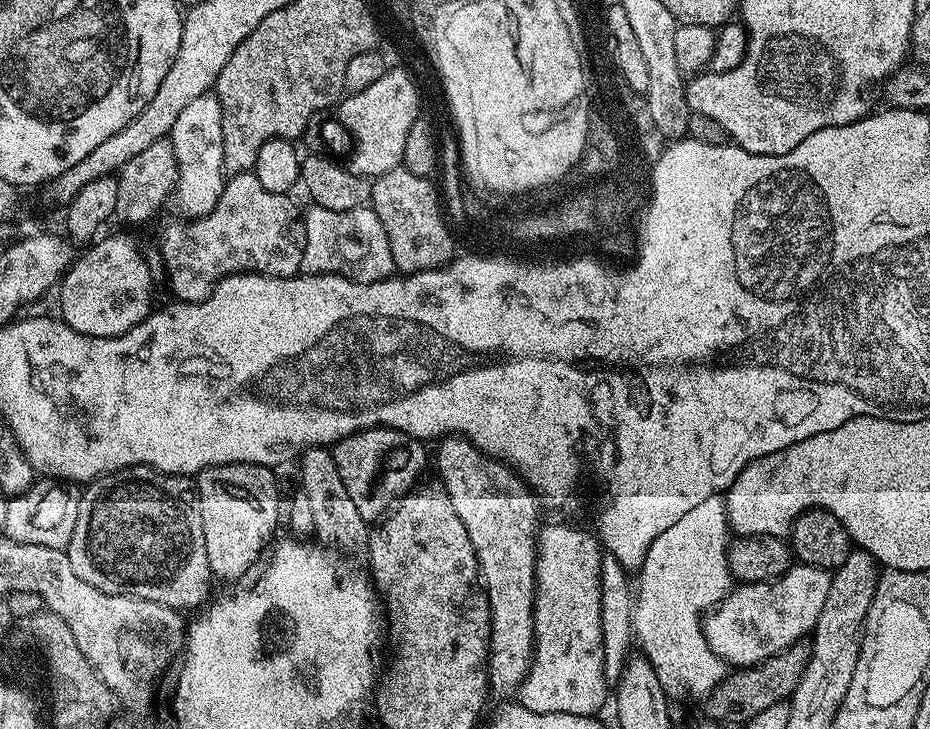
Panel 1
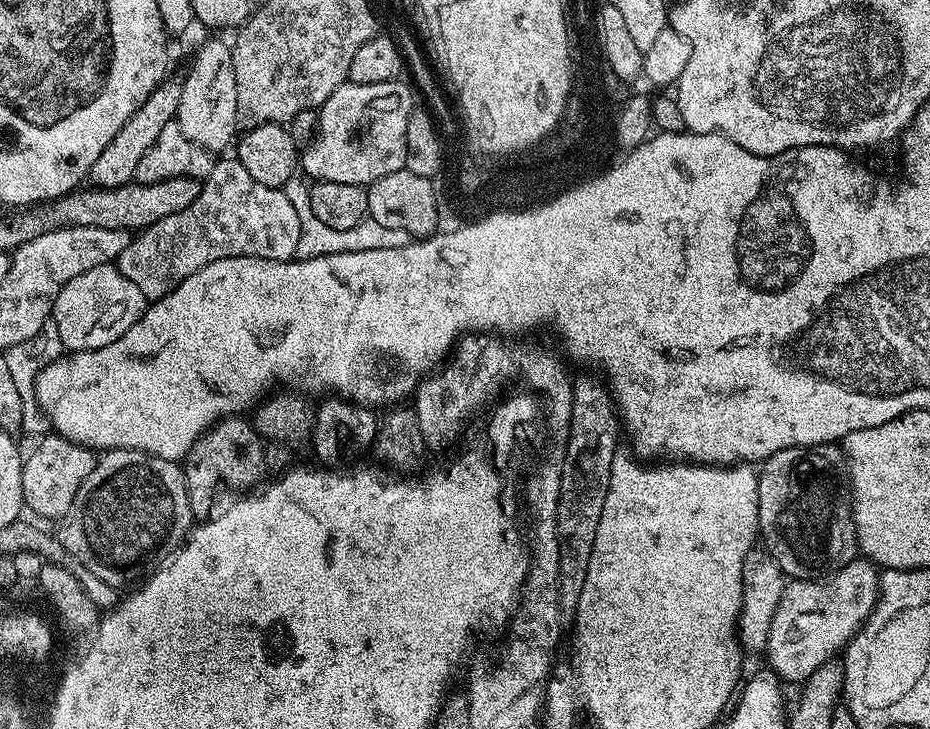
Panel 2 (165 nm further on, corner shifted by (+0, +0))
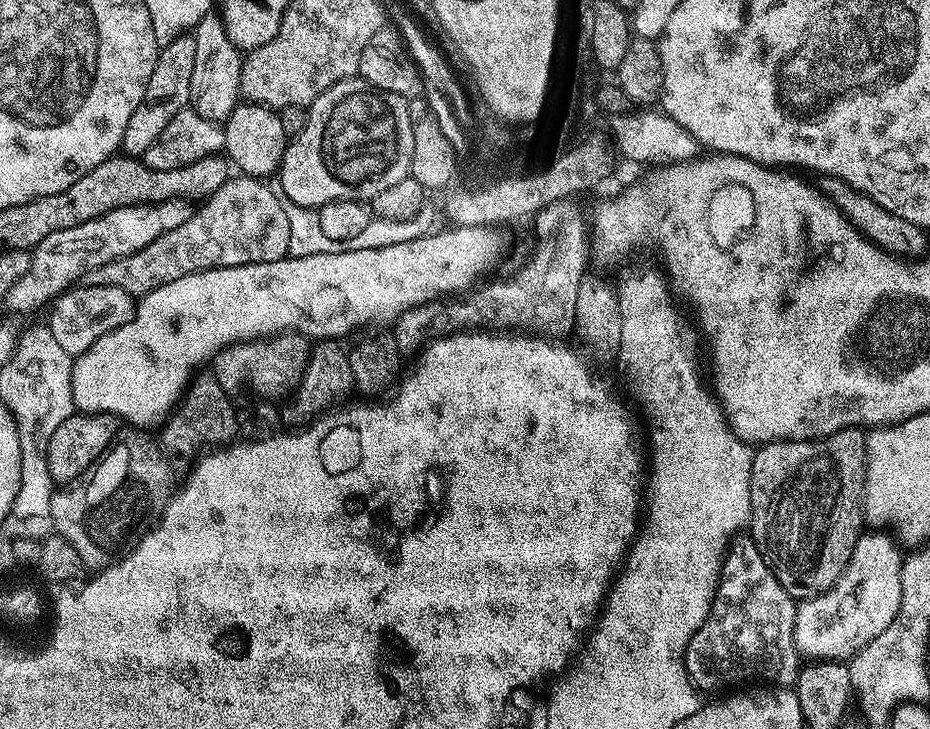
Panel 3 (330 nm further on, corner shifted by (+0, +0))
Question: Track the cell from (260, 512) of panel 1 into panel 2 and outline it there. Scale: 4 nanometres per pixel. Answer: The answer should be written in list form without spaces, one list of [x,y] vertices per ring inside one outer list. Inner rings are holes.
[[[240,416],[221,418],[218,423],[213,424],[203,436],[196,439],[194,446],[182,461],[190,506],[194,510],[200,510],[203,504],[210,503],[212,488],[218,487],[219,484],[225,484],[228,488],[255,489],[252,487],[266,476],[265,447],[260,433]]]

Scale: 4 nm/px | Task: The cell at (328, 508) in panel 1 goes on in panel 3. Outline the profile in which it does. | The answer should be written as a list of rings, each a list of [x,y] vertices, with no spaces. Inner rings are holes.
[[[282,332],[278,336],[244,340],[241,344],[232,344],[217,354],[210,362],[210,372],[215,376],[218,386],[222,386],[222,390],[226,390],[230,397],[235,397],[236,391],[244,383],[248,383],[249,390],[261,401],[283,401],[291,397],[302,382],[302,374],[308,365],[309,351],[309,337],[303,336],[301,332]]]

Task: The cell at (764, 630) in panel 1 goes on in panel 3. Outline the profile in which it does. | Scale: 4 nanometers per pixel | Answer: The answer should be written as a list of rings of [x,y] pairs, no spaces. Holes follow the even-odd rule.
[[[868,530],[860,535],[846,570],[833,588],[796,605],[796,651],[809,661],[851,661],[898,614],[902,602],[902,566],[904,556],[897,541],[880,530]]]

